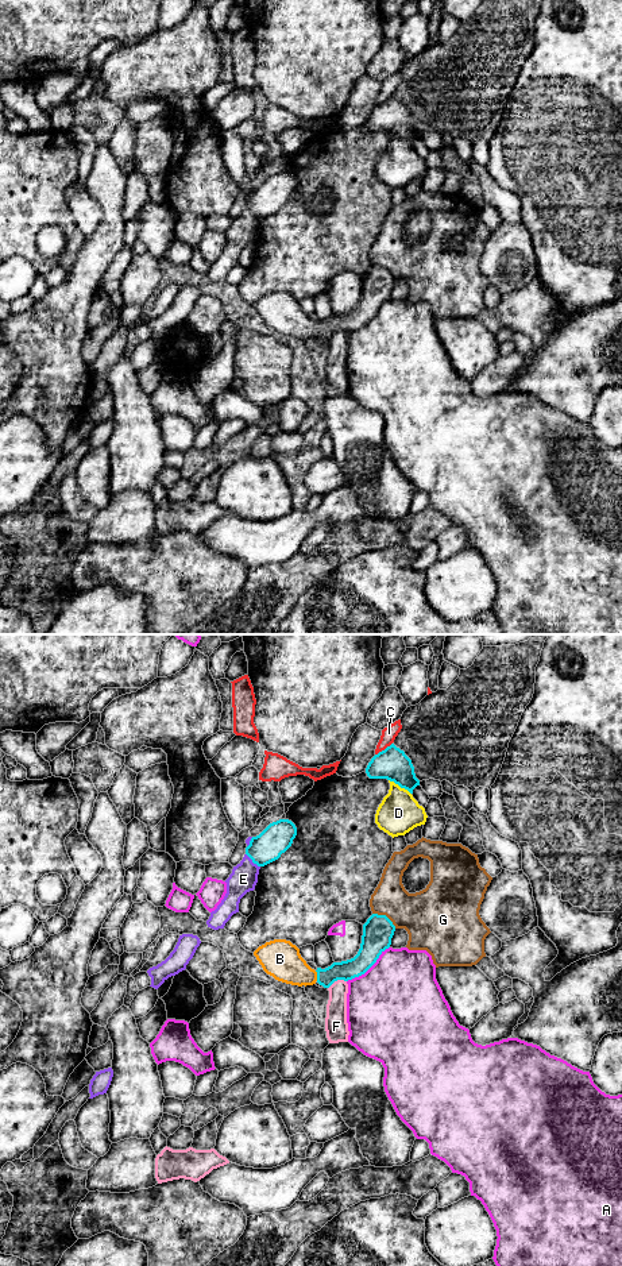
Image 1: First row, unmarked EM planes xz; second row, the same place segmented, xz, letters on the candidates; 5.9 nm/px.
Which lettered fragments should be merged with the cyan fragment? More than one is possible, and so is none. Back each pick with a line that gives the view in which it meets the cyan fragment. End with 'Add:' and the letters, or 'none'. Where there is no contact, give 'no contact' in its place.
B: contact in xz
Add: B

